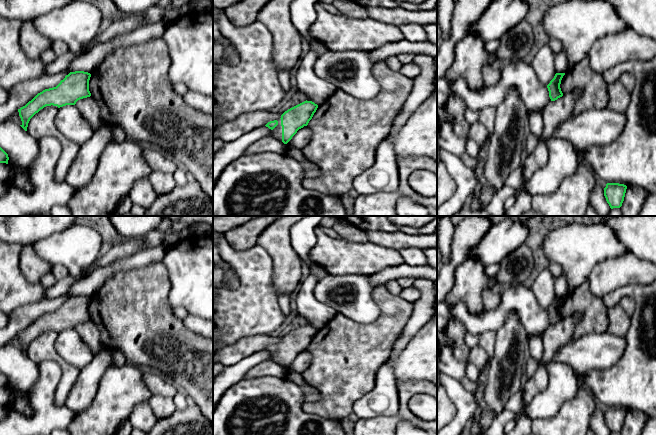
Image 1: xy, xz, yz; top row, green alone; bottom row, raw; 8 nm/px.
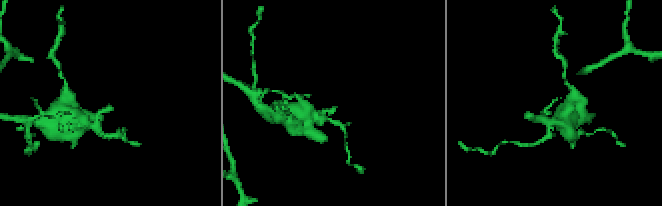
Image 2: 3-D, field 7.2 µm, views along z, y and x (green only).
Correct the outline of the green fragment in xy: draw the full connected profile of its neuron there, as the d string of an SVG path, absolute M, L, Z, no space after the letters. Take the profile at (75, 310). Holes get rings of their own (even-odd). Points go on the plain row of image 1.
M84 295L70 296L60 307L53 312L45 313L38 317L25 330L18 333L22 348L27 355L30 343L46 330L75 329L80 323L91 320L89 315L89 304L91 298Z

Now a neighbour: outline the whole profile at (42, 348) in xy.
M53 329L41 333L30 343L27 356L37 365L47 360L52 360L60 365L61 379L55 390L55 405L62 406L79 377L80 369L69 364L57 353L55 342L58 333L57 330Z

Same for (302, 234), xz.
M305 216L290 229L292 248L302 259L307 259L316 244L315 230L324 216Z

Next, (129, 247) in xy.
M145 236L140 238L125 239L121 244L112 248L104 256L99 257L97 261L89 267L84 275L87 277L97 267L104 267L114 261L128 258L142 250L145 250L145 239Z

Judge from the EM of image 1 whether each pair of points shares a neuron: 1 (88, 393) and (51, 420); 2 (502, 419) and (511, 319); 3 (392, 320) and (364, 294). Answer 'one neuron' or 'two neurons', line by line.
1: two neurons
2: two neurons
3: two neurons

